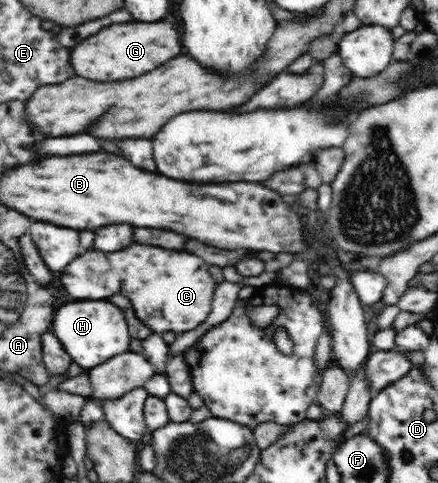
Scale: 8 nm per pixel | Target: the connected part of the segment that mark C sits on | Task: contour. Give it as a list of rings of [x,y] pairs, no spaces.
[[[133,244],[121,252],[87,252],[75,258],[59,280],[71,298],[81,300],[101,300],[113,296],[113,292],[127,292],[139,320],[153,333],[169,336],[195,330],[207,320],[218,285],[208,268],[199,256],[187,252]]]

